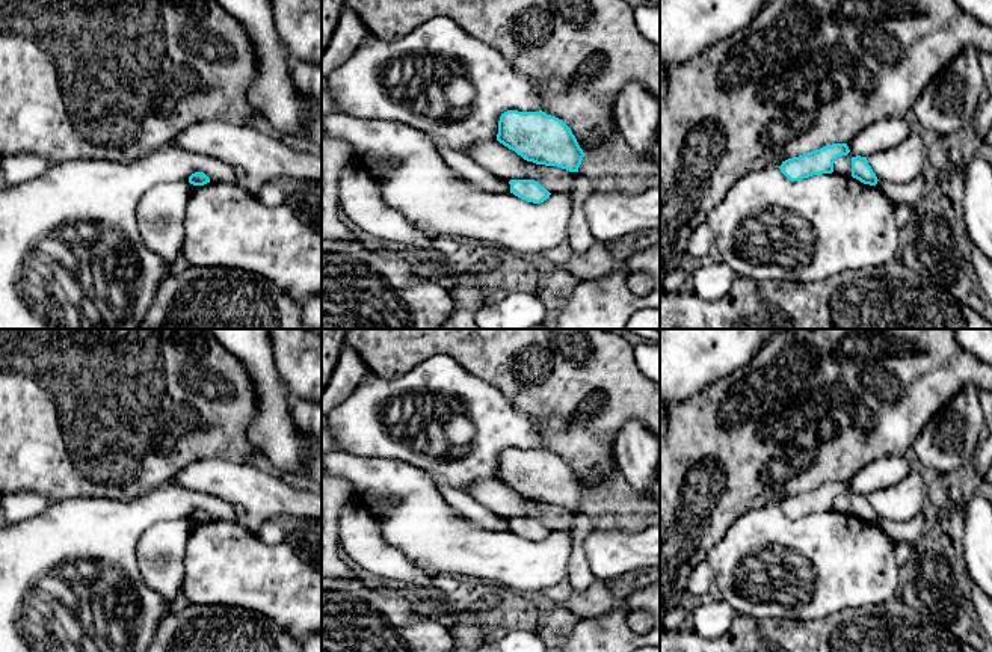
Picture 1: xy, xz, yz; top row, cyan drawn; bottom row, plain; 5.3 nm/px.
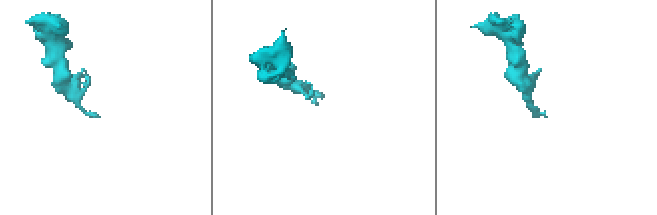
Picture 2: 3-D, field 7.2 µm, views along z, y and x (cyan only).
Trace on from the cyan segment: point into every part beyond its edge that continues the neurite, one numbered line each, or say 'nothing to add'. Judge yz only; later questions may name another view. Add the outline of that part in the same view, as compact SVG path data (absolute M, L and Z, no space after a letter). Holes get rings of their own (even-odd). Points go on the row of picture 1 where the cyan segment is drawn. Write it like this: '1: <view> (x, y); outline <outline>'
nothing to add

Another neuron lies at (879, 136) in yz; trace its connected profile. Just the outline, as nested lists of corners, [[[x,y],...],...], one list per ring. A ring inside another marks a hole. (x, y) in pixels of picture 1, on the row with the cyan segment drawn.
[[[880,119],[865,127],[849,143],[850,152],[841,155],[833,163],[833,172],[852,177],[852,158],[856,155],[870,157],[877,152],[898,146],[910,136],[910,128],[904,119]]]

